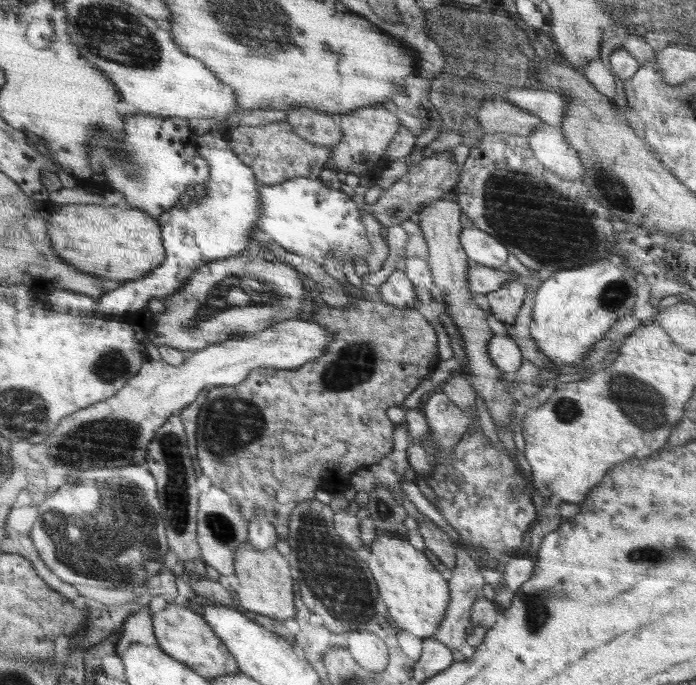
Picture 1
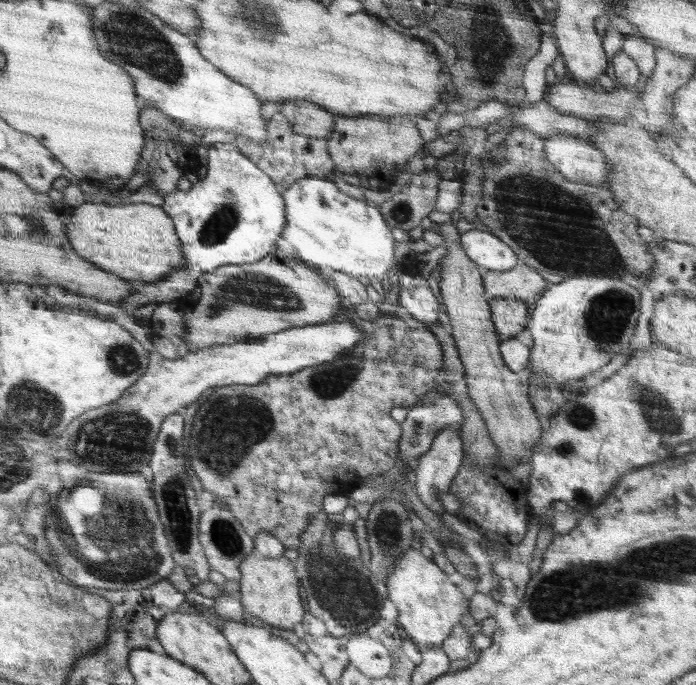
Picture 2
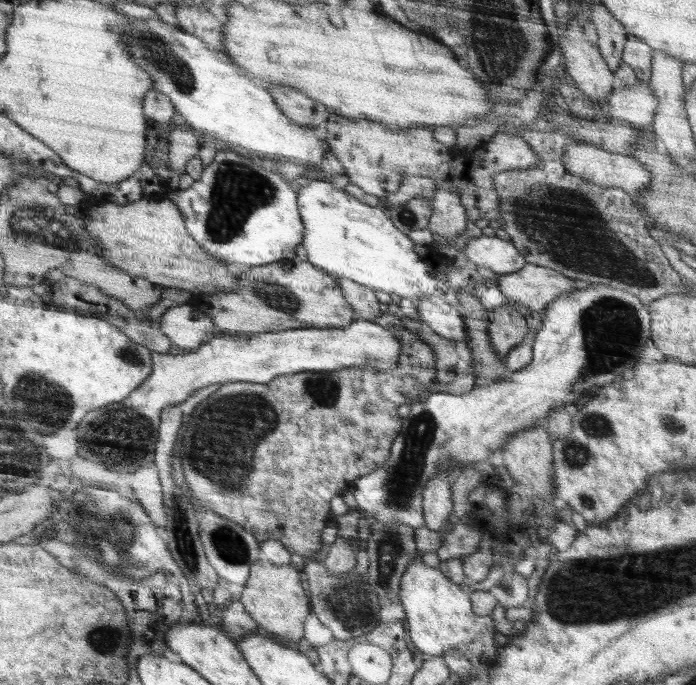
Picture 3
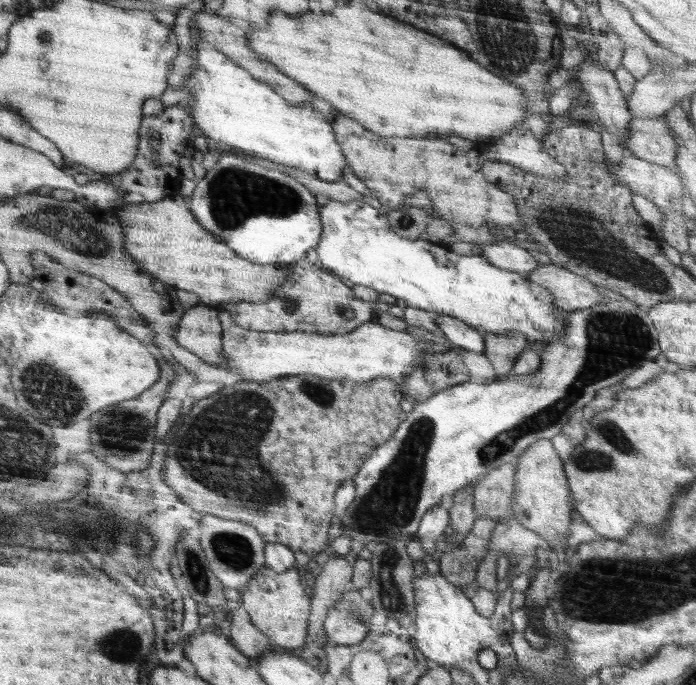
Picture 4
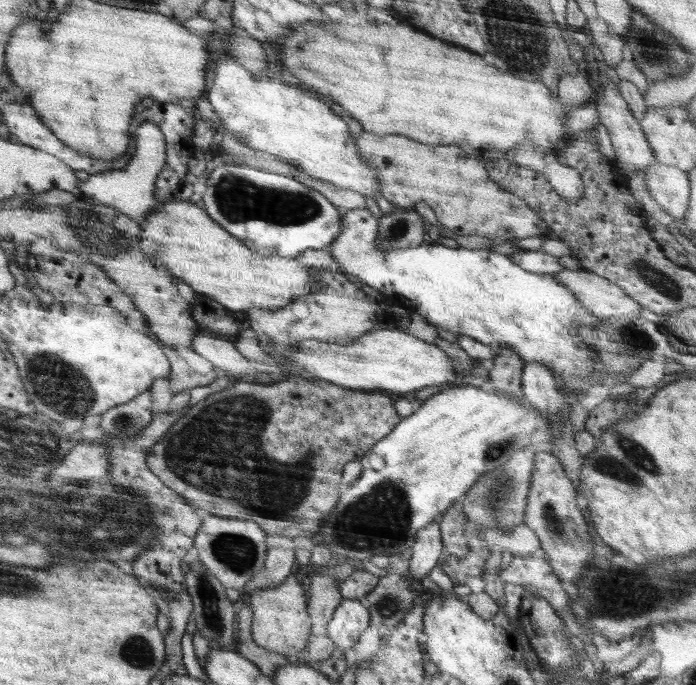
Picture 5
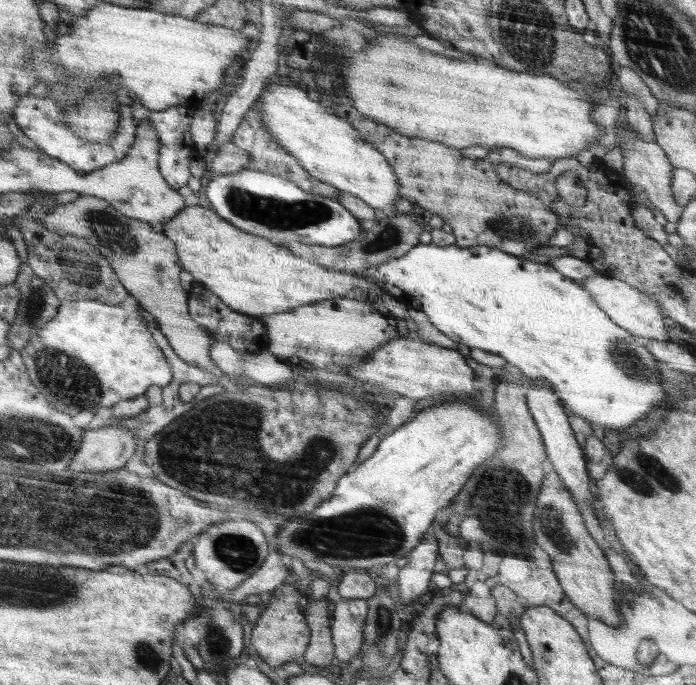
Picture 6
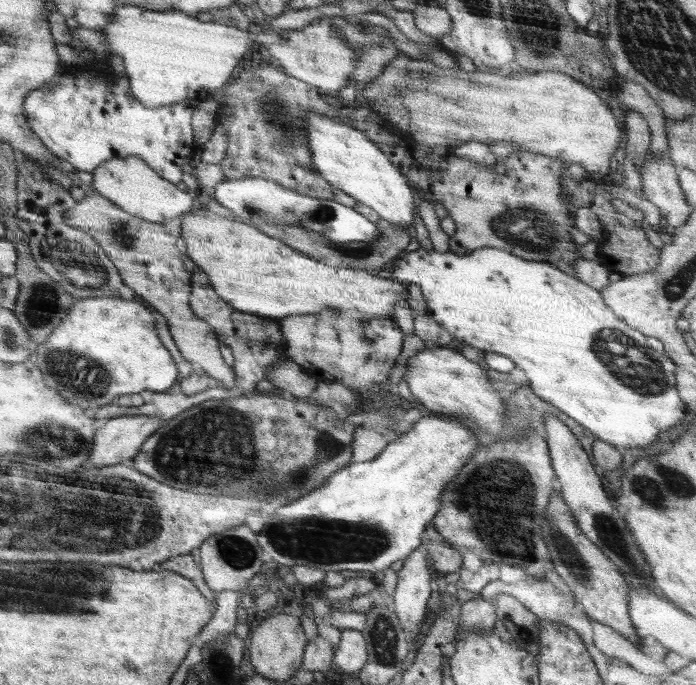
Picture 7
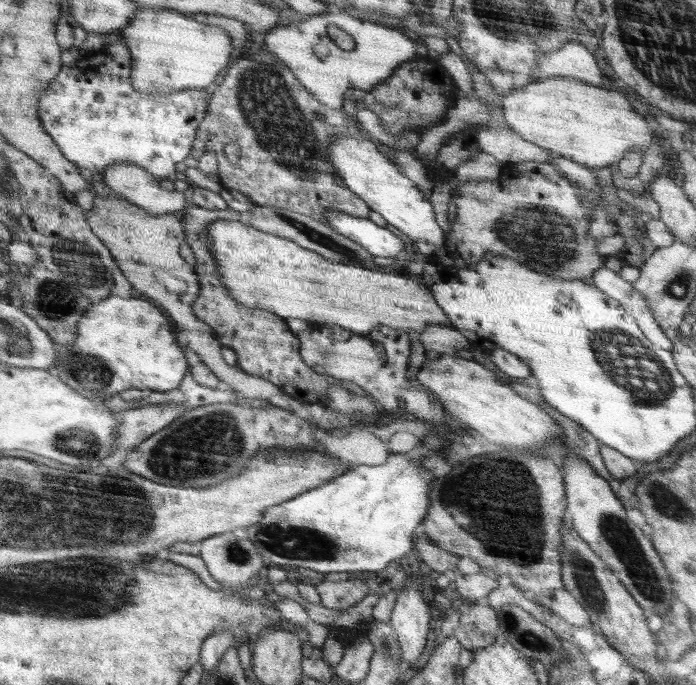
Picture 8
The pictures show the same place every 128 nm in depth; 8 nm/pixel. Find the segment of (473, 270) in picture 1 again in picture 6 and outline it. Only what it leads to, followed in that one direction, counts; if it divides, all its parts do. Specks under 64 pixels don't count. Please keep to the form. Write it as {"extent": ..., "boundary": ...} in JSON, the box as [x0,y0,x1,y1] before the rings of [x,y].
{"extent":[578,275,670,342],"boundary":[[[604,275],[590,277],[578,282],[598,302],[600,310],[608,314],[618,326],[623,327],[632,335],[644,335],[647,339],[670,342],[663,324],[666,316],[659,309],[659,302],[655,298],[651,298],[649,294],[644,294],[643,290],[631,287],[628,283],[622,282],[620,279]]]}

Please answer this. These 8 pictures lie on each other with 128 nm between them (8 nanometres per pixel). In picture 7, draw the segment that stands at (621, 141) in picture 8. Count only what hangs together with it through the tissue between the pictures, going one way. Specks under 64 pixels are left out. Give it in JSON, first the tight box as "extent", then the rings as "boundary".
{"extent":[363,55,620,176],"boundary":[[[398,55],[393,58],[384,68],[382,74],[375,76],[368,84],[365,84],[363,89],[364,98],[368,103],[370,110],[374,109],[376,113],[381,114],[383,118],[386,118],[396,128],[398,128],[404,134],[407,134],[416,142],[427,144],[428,146],[447,146],[454,149],[460,145],[463,145],[468,141],[480,141],[484,144],[491,144],[491,142],[517,142],[522,150],[544,154],[550,157],[556,157],[561,161],[567,161],[570,163],[578,162],[585,170],[589,172],[596,172],[600,175],[608,176],[610,173],[608,170],[608,162],[610,162],[610,156],[614,154],[614,150],[618,148],[618,140],[620,140],[620,124],[618,120],[612,116],[610,108],[588,88],[588,84],[582,83],[571,76],[556,71],[534,71],[527,73],[511,74],[505,69],[502,70],[480,70],[474,69],[474,72],[464,72],[464,69],[458,67],[444,68],[437,65],[434,61],[424,56],[421,59],[414,59],[404,55]]]}

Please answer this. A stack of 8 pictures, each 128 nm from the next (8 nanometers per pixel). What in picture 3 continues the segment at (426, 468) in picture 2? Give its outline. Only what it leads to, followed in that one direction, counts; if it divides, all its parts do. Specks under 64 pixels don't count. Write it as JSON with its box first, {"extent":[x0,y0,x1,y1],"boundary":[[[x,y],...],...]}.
{"extent":[423,470,455,532],"boundary":[[[438,470],[438,474],[428,482],[423,490],[423,514],[425,527],[440,532],[453,514],[452,489],[455,473]]]}

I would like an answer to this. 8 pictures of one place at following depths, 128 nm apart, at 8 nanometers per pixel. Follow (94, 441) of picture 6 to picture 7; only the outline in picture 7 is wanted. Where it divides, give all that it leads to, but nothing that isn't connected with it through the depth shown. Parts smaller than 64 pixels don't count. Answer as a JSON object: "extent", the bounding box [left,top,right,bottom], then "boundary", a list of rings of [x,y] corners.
{"extent":[88,415,164,466],"boundary":[[[134,415],[133,417],[121,416],[115,417],[105,422],[96,431],[96,440],[92,446],[92,454],[88,456],[88,462],[92,466],[111,466],[125,463],[136,458],[143,447],[143,443],[147,441],[159,426],[164,424],[161,418],[157,416]]]}

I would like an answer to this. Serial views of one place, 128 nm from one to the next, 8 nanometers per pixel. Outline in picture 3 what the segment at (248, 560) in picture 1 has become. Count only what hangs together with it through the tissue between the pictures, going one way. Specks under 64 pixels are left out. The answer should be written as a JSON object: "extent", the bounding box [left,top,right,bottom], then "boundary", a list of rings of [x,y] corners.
{"extent":[238,562,310,644],"boundary":[[[256,562],[256,566],[252,566],[252,578],[248,578],[248,586],[238,600],[258,626],[273,632],[275,636],[282,636],[281,640],[286,644],[297,644],[302,638],[304,622],[310,614],[310,602],[302,588],[298,568],[292,568],[292,564]]]}

